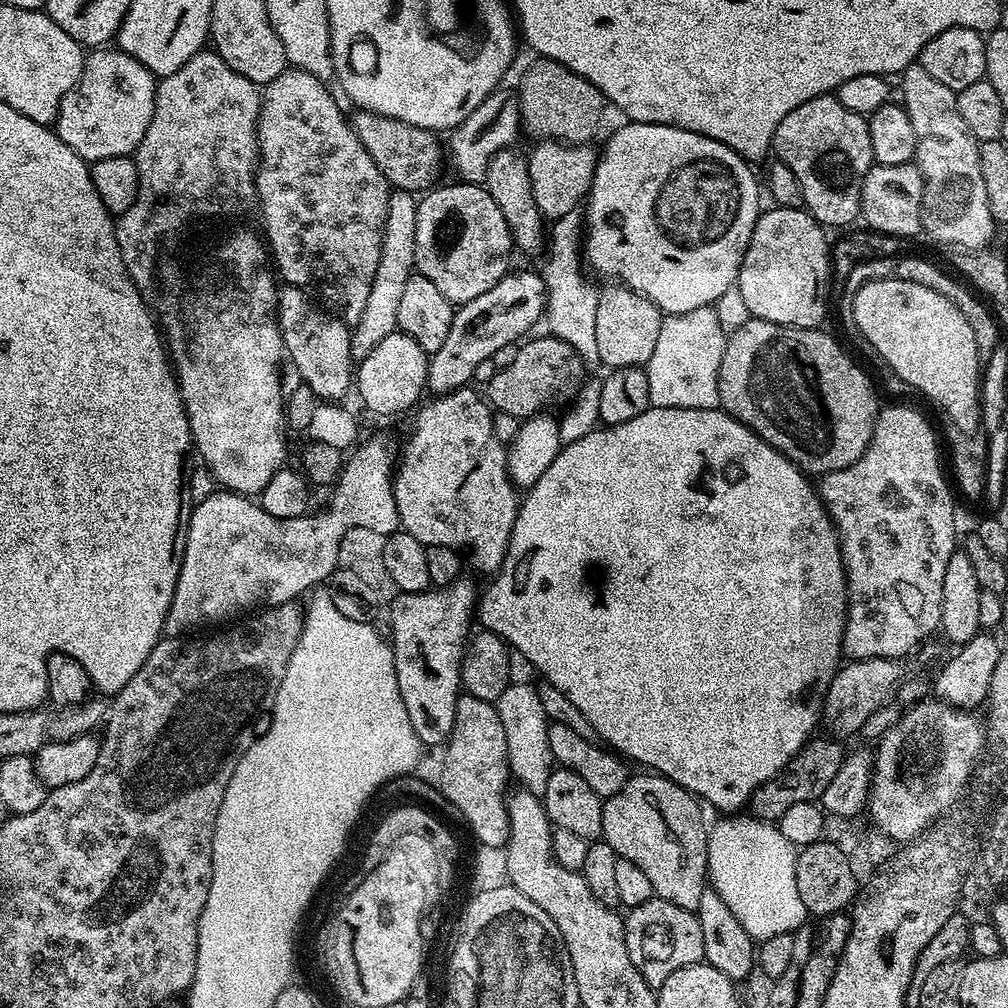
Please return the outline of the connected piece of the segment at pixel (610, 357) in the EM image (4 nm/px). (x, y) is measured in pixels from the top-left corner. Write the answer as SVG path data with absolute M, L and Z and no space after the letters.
M616 282L608 287L612 288L603 289L597 298L595 337L598 338L600 363L608 370L646 366L650 354L654 354L658 330L662 330L664 316L660 307L623 283Z

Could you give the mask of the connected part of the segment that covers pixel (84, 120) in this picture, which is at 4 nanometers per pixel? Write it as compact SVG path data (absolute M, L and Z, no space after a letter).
M100 46L89 51L84 58L84 72L75 89L62 98L60 109L56 115L54 131L56 135L85 160L91 162L102 158L118 158L132 156L138 142L142 142L142 134L146 134L146 126L150 126L150 118L154 118L154 102L158 80L152 71L142 62L130 58L130 54L121 52L116 46Z

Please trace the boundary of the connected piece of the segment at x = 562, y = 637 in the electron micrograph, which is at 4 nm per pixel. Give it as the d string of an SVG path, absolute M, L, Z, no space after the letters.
M648 407L638 418L630 418L630 422L597 426L585 437L578 438L563 445L559 454L550 462L546 474L534 482L534 486L523 493L520 509L514 522L514 530L510 530L508 543L508 558L502 562L500 571L491 577L492 585L481 591L478 598L478 620L489 632L504 640L513 653L521 652L538 671L543 679L553 684L578 706L586 721L593 727L595 735L609 749L615 750L621 757L629 761L637 760L645 764L645 769L674 781L693 796L699 798L705 805L713 804L720 814L736 814L740 808L751 801L752 795L762 787L767 780L774 778L781 770L799 754L809 740L813 739L816 723L821 723L824 695L836 673L842 667L844 651L844 627L848 617L848 580L844 577L844 559L840 553L840 537L836 535L836 525L833 524L824 503L820 501L820 493L814 487L807 475L790 458L786 458L774 446L770 446L761 436L754 434L746 424L738 422L731 414L720 408L654 408Z

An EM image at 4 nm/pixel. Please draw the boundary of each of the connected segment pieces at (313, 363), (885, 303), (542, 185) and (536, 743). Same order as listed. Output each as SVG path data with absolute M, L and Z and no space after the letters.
M284 286L276 301L276 319L284 352L292 359L299 379L324 402L340 402L354 384L352 333L349 325L325 310L305 289Z
M875 280L874 282L866 282L866 286L862 286L862 290L858 290L856 295L851 297L852 304L852 320L856 323L858 331L864 335L864 340L892 367L892 372L900 380L905 380L912 388L917 388L922 395L928 400L933 400L942 411L950 418L951 426L957 427L958 430L966 432L975 432L981 427L981 377L982 377L982 357L978 346L976 345L976 335L970 326L970 322L958 310L958 306L954 306L954 302L950 302L942 294L938 294L938 290L930 290L930 286L918 286L918 282L902 282L901 280Z
M541 140L535 146L526 156L530 190L540 215L545 221L553 222L581 207L592 185L598 152L588 144L565 144L558 140Z
M512 682L502 692L496 705L503 730L506 731L509 771L513 779L520 780L525 791L543 797L554 761L550 754L548 732L550 721L542 708L537 689L532 684L530 686Z

